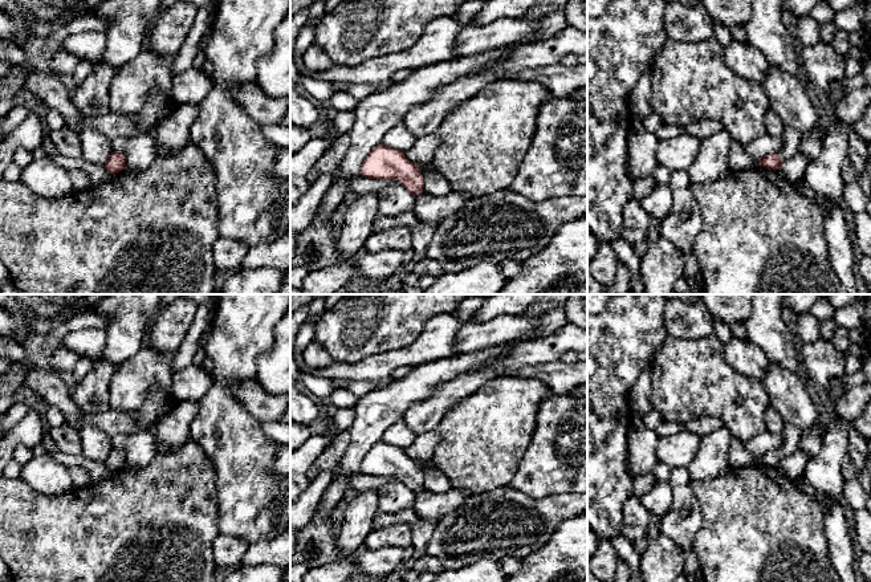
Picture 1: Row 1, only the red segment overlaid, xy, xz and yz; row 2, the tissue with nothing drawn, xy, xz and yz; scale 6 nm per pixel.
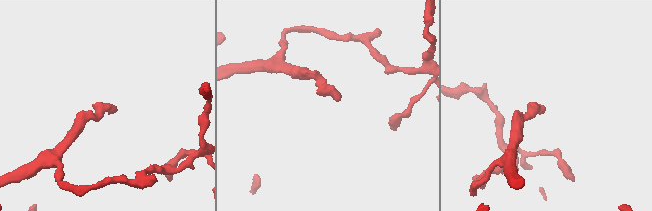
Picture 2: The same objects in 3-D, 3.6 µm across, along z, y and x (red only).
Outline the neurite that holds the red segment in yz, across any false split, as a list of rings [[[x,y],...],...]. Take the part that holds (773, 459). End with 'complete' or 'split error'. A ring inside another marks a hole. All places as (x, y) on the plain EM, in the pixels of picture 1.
[[[785,423],[782,439],[784,444],[778,451],[769,451],[762,455],[762,457],[757,461],[769,467],[780,467],[784,457],[787,457],[798,451],[799,440],[802,434],[799,430],[790,423]]]; split error

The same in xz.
[[[379,441],[365,455],[361,472],[369,476],[394,476],[399,479],[411,493],[423,489],[424,475],[415,460],[404,449]]]; complete

